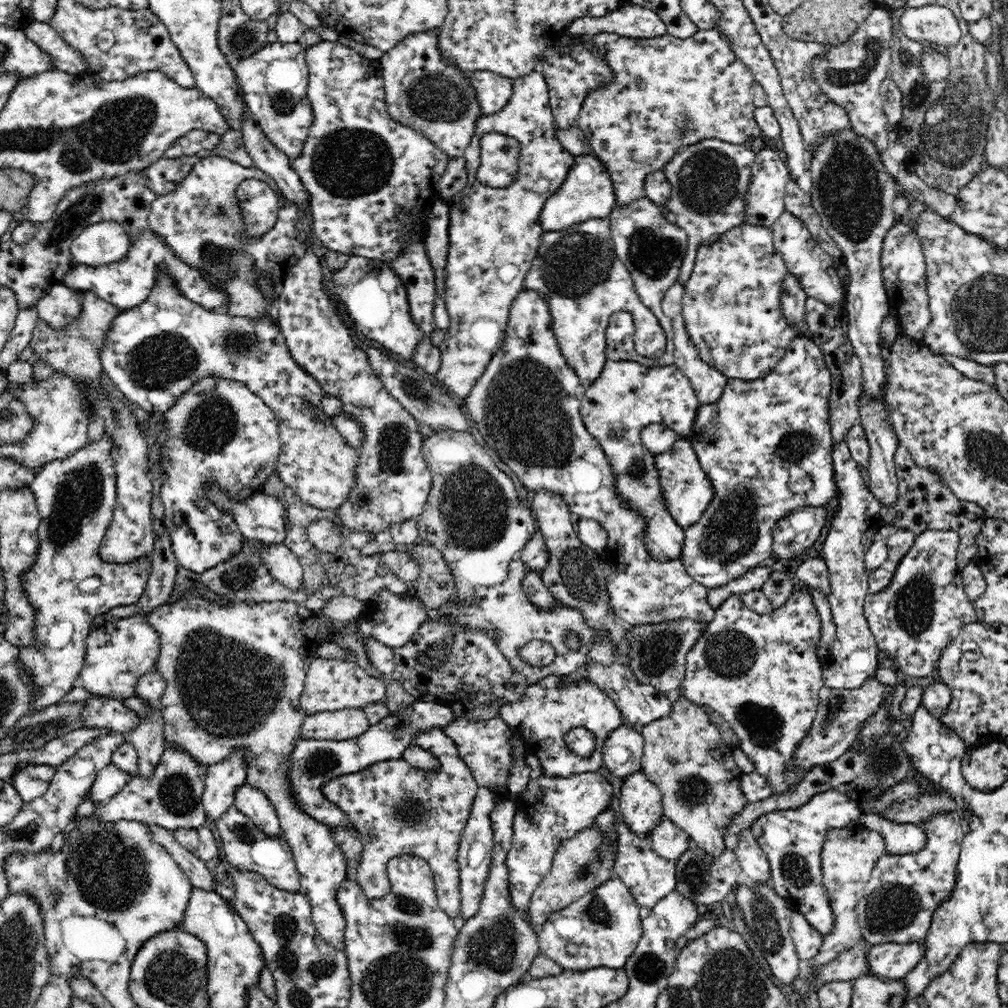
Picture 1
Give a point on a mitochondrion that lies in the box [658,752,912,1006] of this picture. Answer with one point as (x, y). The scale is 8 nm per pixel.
(759, 907)

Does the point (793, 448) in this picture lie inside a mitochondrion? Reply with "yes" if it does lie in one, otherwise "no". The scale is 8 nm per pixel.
yes

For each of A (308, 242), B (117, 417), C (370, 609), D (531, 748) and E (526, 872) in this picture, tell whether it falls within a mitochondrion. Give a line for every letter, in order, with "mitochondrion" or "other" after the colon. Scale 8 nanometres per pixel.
A: other
B: mitochondrion
C: other
D: other
E: other

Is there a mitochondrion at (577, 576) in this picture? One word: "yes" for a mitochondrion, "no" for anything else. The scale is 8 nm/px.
yes

